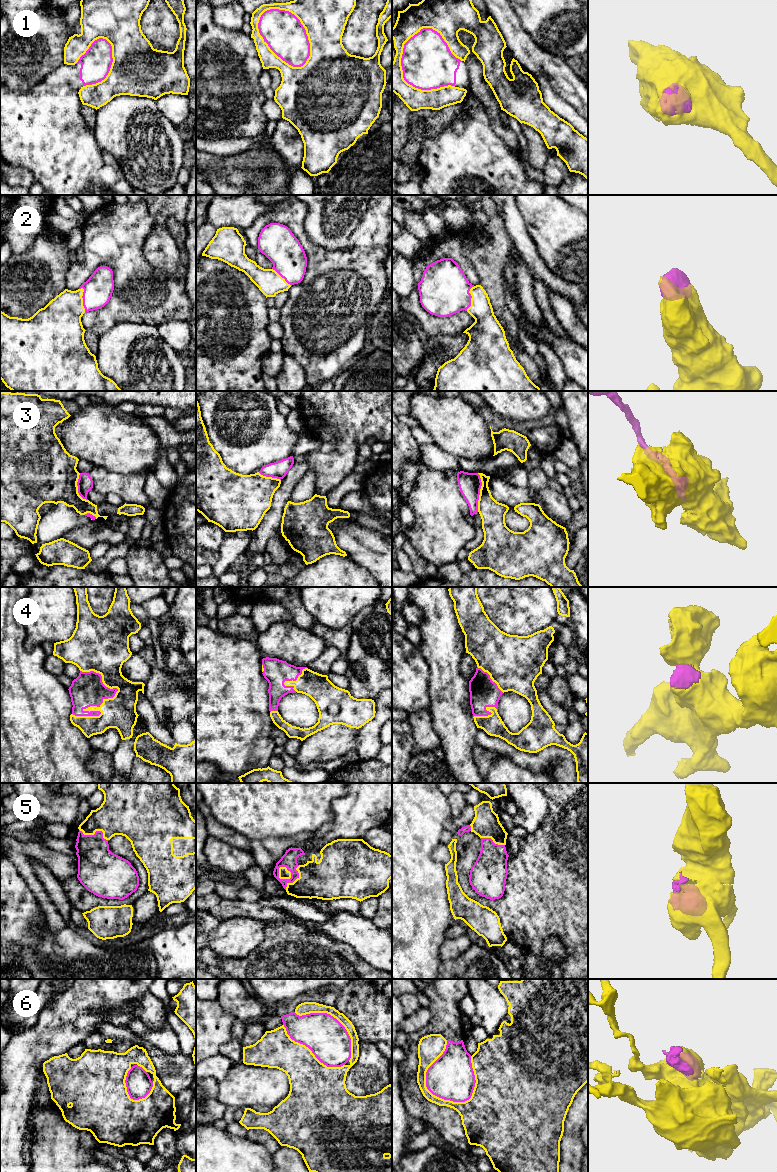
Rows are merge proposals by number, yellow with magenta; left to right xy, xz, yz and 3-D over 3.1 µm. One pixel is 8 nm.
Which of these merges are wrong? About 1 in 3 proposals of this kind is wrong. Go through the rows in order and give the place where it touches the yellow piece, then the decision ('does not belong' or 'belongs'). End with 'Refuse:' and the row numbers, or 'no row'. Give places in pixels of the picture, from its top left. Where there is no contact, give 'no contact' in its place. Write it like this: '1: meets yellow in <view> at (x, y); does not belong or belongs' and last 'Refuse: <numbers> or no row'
1: meets yellow in yz at (403, 78); does not belong
2: meets yellow in xy at (82, 299); belongs
3: meets yellow in yz at (480, 492); does not belong
4: meets yellow in xy at (114, 696); belongs
5: meets yellow in xz at (289, 871); belongs
6: meets yellow in yz at (425, 1083); does not belong
Refuse: 1, 3, 6

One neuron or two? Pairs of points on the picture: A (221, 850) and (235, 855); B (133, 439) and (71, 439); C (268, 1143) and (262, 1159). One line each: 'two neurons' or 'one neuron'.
A: one neuron
B: one neuron
C: two neurons

